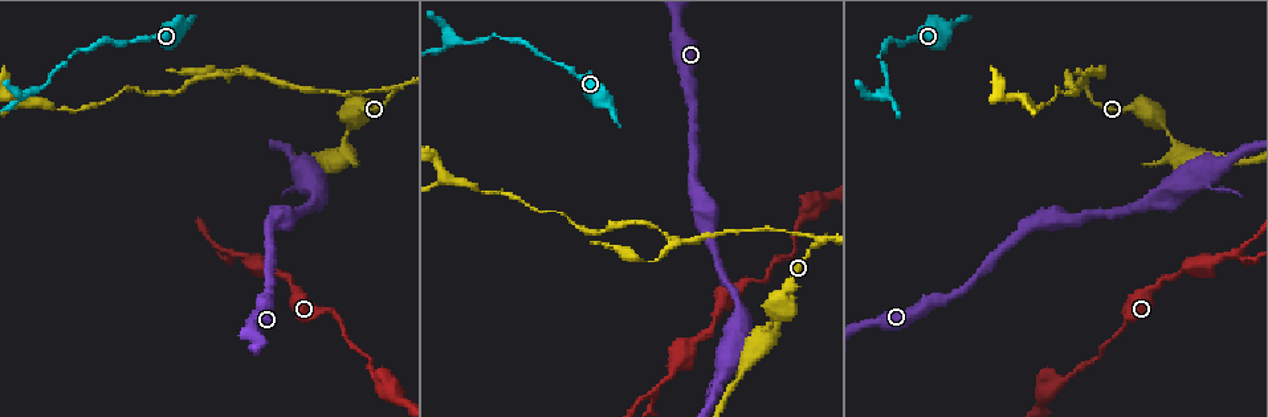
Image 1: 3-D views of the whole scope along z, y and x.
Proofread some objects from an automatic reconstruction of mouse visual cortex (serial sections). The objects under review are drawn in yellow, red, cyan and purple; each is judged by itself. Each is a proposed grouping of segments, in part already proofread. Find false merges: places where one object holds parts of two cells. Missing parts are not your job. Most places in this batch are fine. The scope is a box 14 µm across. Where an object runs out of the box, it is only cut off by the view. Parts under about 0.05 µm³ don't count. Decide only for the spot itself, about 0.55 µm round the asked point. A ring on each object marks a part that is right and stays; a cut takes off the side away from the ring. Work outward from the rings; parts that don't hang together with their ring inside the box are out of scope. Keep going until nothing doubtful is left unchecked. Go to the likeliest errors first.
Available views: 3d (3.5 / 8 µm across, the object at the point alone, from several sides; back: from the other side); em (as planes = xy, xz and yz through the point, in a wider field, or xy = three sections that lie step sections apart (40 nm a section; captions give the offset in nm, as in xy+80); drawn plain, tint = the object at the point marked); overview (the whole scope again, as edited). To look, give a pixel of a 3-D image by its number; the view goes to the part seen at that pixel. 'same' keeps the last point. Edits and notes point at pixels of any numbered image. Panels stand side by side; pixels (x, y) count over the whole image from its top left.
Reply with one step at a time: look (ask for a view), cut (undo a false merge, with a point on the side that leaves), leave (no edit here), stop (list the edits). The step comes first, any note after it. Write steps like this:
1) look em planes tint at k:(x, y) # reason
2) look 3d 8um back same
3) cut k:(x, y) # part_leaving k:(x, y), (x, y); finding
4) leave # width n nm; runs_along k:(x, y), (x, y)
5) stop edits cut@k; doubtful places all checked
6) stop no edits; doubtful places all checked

look em xy step 5 tint at 1:(1087, 91) # sharp bend

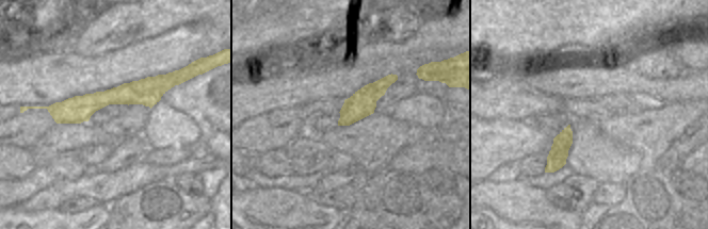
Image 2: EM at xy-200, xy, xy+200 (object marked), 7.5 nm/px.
look 3d 3.5um same

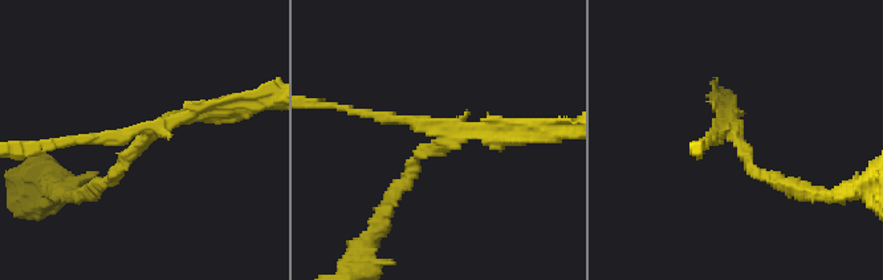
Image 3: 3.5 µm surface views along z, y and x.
leave # runs_along 2:(169, 85), (80, 109), (50, 109); continuous, no second cell

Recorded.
look 3d 3.5um at 1:(684, 243) # a narrow waist

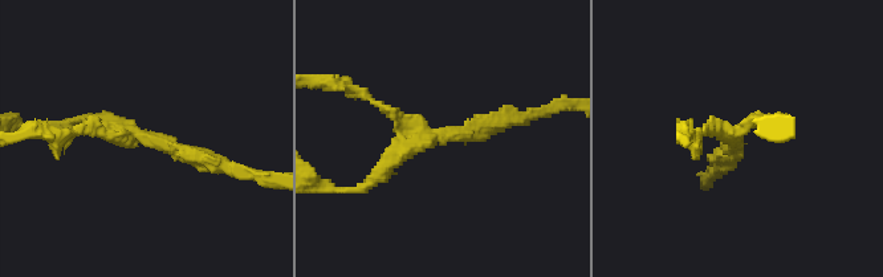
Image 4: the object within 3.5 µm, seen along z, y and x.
look em xy step 2 tint at 4:(740, 136) # arms 3; arm_widths 150, 200, 200 nm

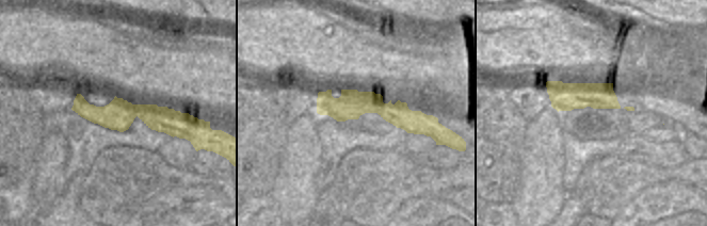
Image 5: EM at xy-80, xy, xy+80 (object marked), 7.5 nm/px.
leave # one cell here

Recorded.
look 3d 3.5um at 1:(1231, 253) # arms part here

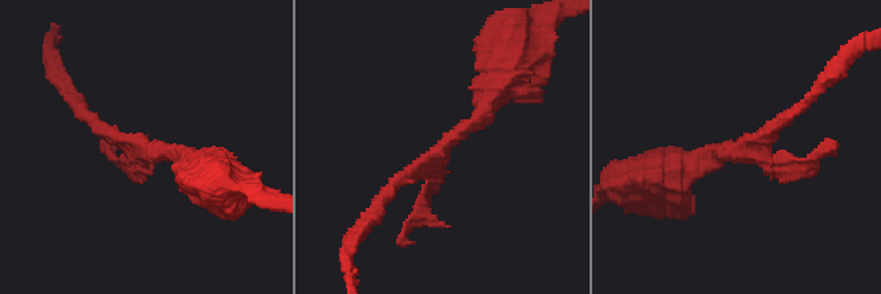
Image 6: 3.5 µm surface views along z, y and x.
look em xy step 2 tint at 6:(141, 147) # arms 3; arm_widths 150, 200, 250 nm; now the EM

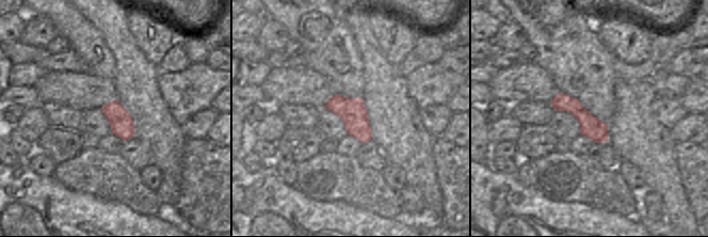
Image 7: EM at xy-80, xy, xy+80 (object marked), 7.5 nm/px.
leave # runs_along 7:(553, 103), (572, 105), (605, 138); one cell here

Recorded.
look 3d 3.5um back at 1:(455, 41) # arms part here

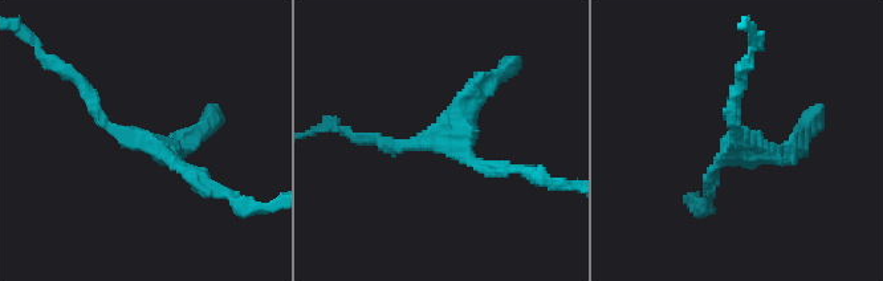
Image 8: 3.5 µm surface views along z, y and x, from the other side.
look em xy step 3 tint at 8:(140, 142) # now the EM

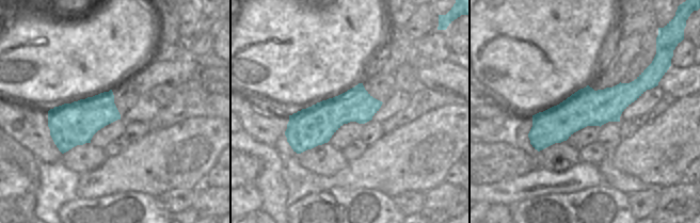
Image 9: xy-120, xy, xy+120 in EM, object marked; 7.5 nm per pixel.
leave # runs_along 8:(77, 84), (126, 137), (191, 141); one cell here

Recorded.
stop no edits; doubtful places all checked

